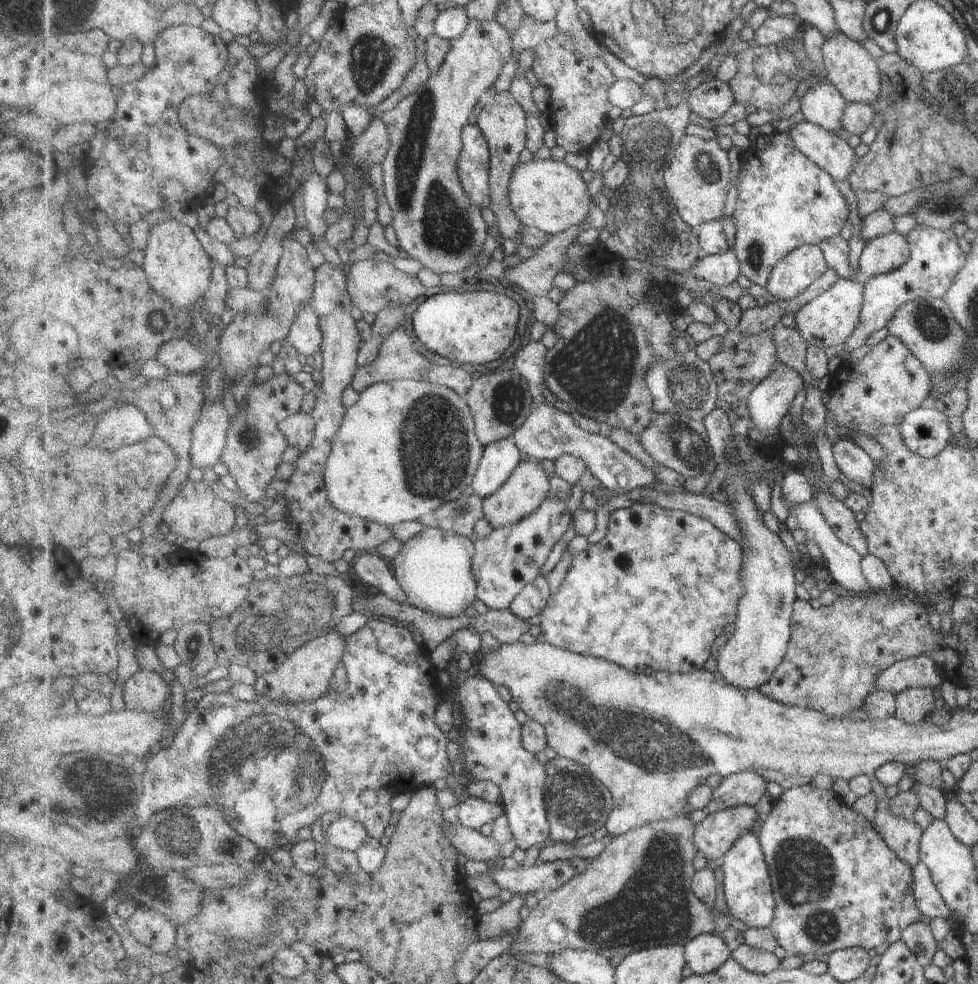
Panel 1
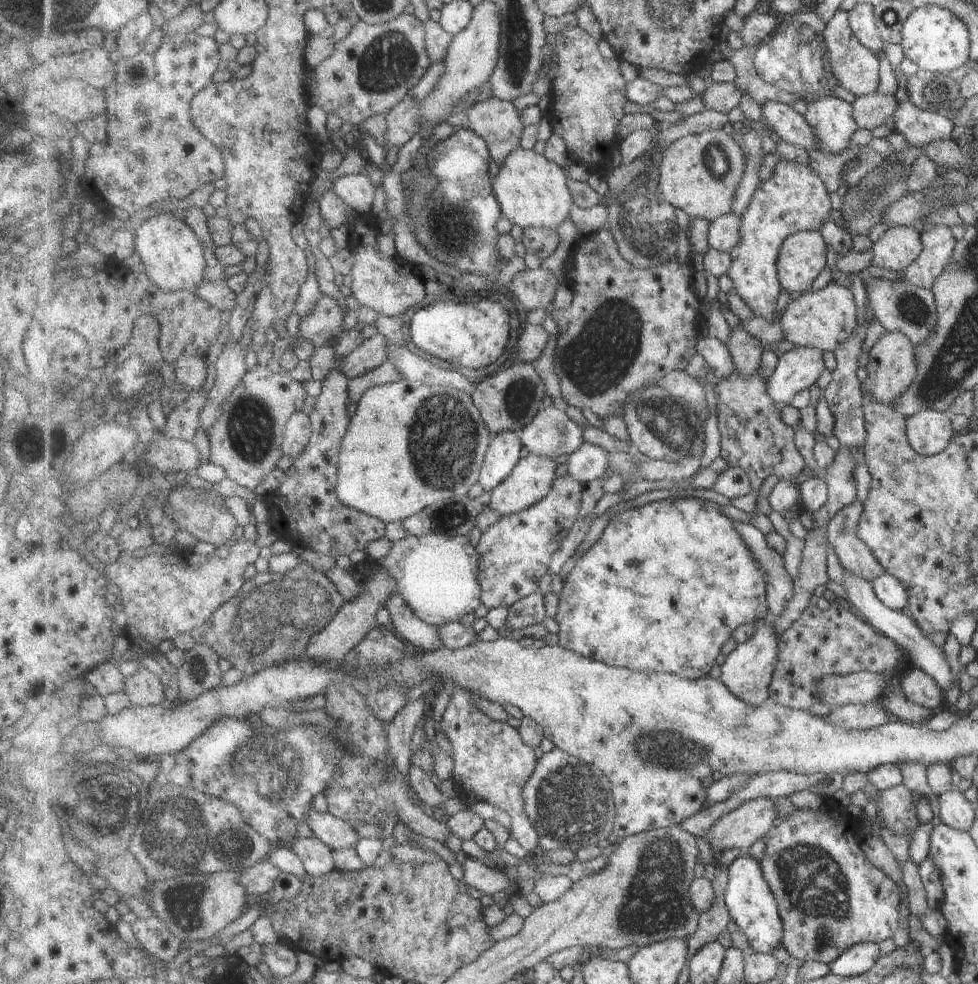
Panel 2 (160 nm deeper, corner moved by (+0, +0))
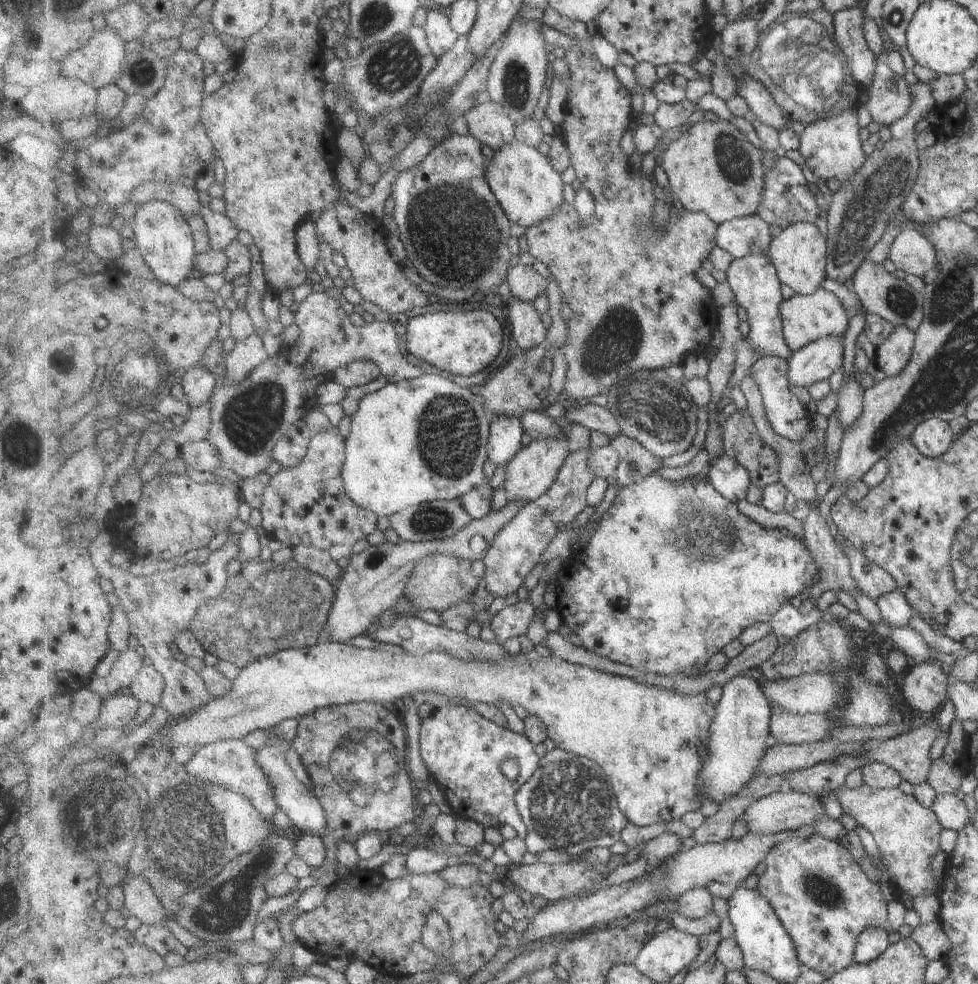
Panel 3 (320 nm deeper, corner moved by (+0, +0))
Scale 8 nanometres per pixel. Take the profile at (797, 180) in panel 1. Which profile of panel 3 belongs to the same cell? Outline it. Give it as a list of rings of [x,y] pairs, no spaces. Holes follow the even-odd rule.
[[[768,252],[765,255],[753,254],[743,259],[734,259],[726,270],[726,276],[738,305],[748,312],[750,331],[746,339],[750,347],[759,358],[775,357],[789,362],[795,351],[788,345],[784,335],[784,323],[780,313],[780,304],[784,301],[781,294],[781,279],[776,266],[773,266],[768,257]]]

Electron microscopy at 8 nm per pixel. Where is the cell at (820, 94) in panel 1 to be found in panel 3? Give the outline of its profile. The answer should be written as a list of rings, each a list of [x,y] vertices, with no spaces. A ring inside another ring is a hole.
[[[853,108],[841,111],[828,119],[820,118],[816,123],[809,125],[800,136],[799,151],[806,166],[822,181],[852,180],[853,176],[864,166],[865,156],[861,152],[861,142],[857,136],[857,122],[855,122],[855,110]]]

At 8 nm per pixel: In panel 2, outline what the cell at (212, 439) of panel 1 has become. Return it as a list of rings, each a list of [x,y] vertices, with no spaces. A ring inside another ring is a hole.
[[[239,341],[224,345],[225,347],[215,363],[217,377],[208,394],[209,402],[201,411],[201,428],[209,429],[217,423],[222,404],[247,373],[243,348]]]

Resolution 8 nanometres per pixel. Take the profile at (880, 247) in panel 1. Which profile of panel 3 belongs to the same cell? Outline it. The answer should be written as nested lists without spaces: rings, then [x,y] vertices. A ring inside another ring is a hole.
[[[911,225],[903,229],[891,243],[888,257],[893,269],[903,270],[907,275],[922,277],[927,270],[937,266],[936,254],[929,241]]]

